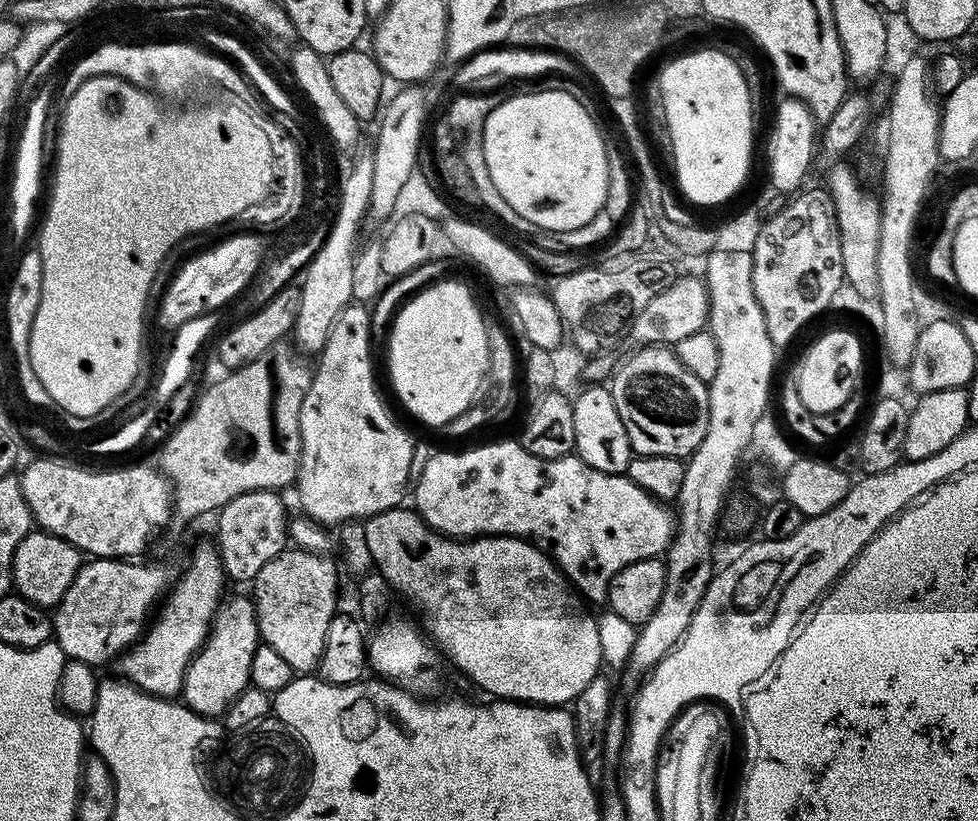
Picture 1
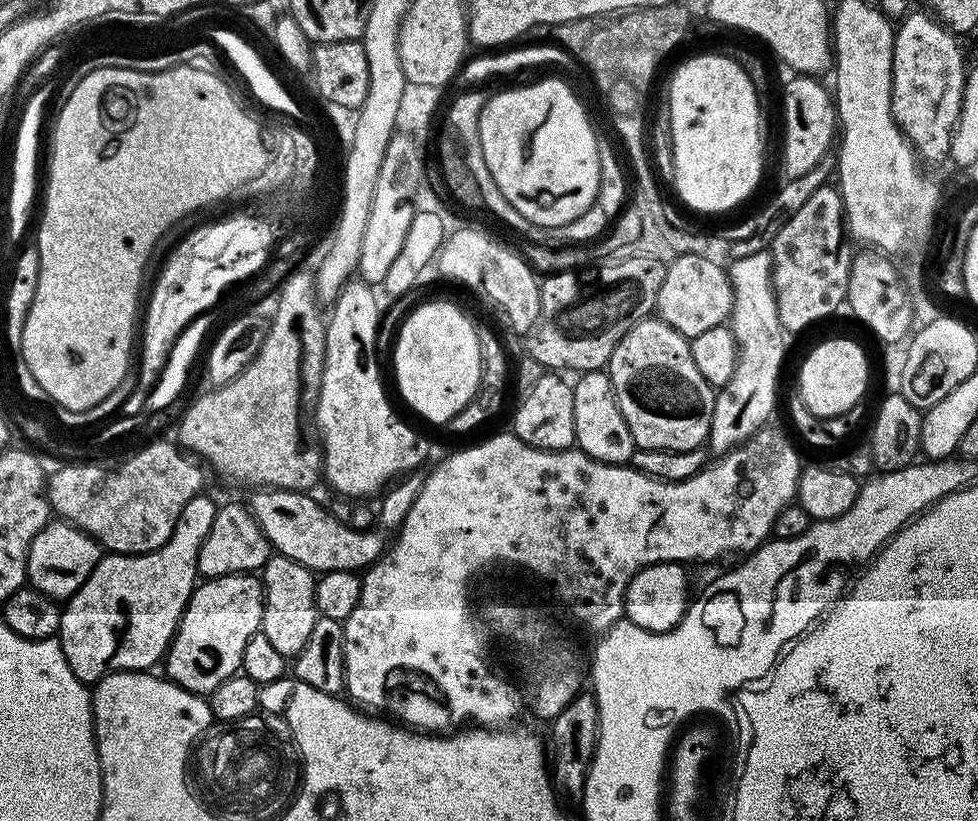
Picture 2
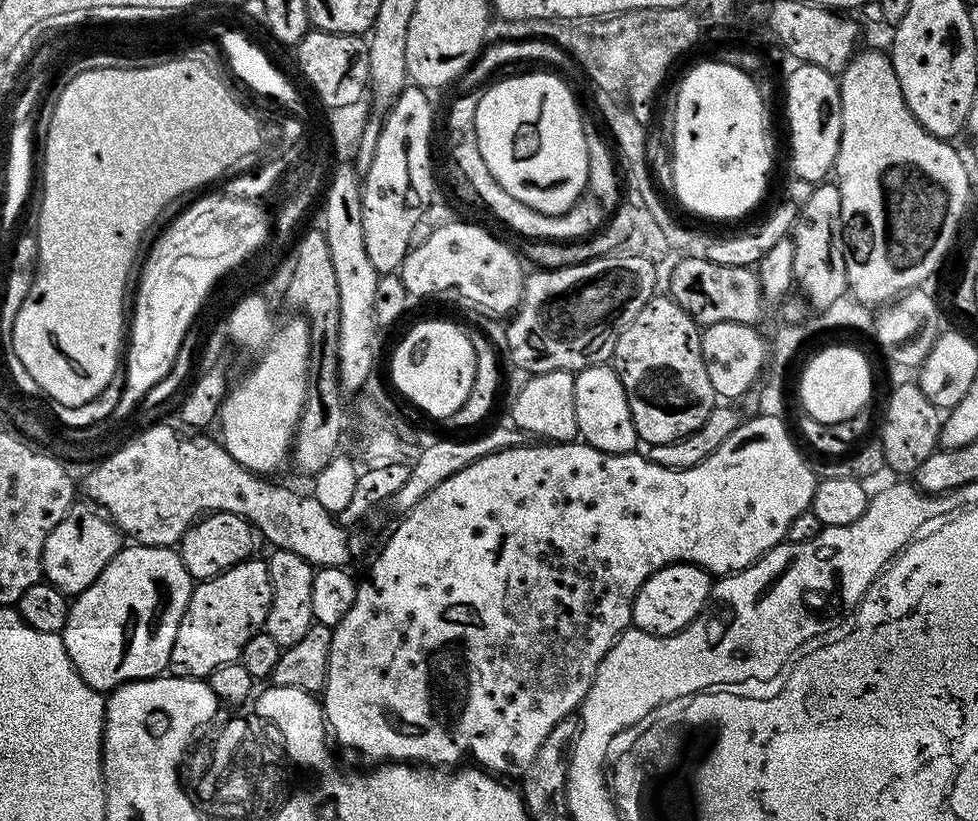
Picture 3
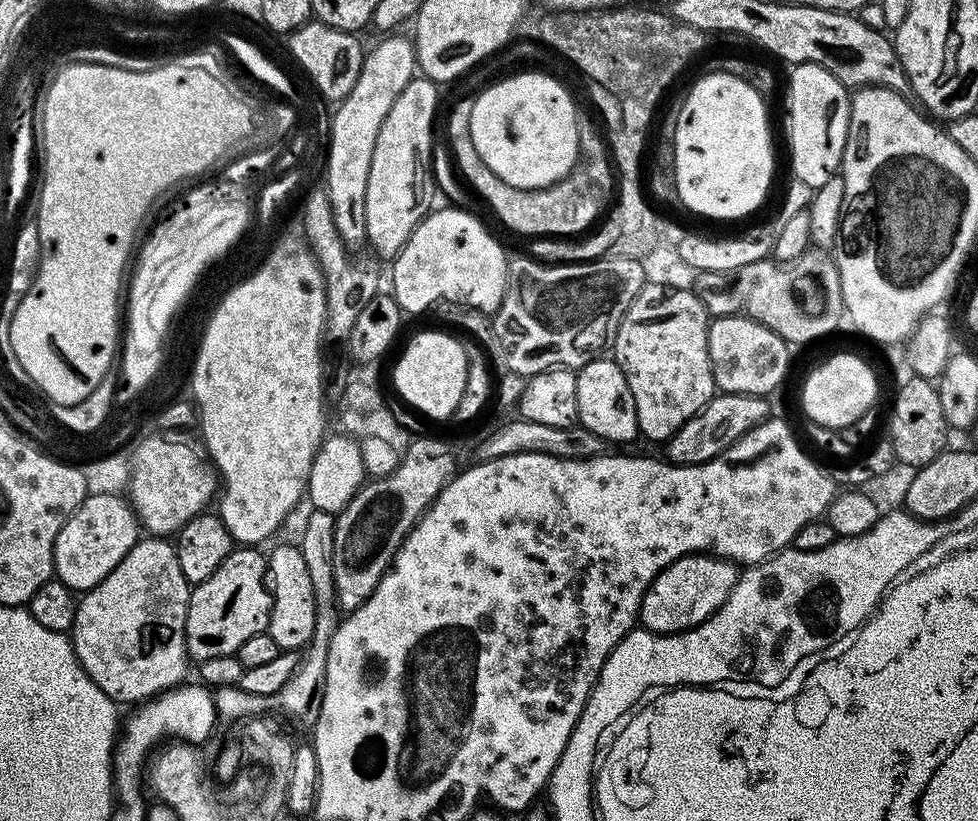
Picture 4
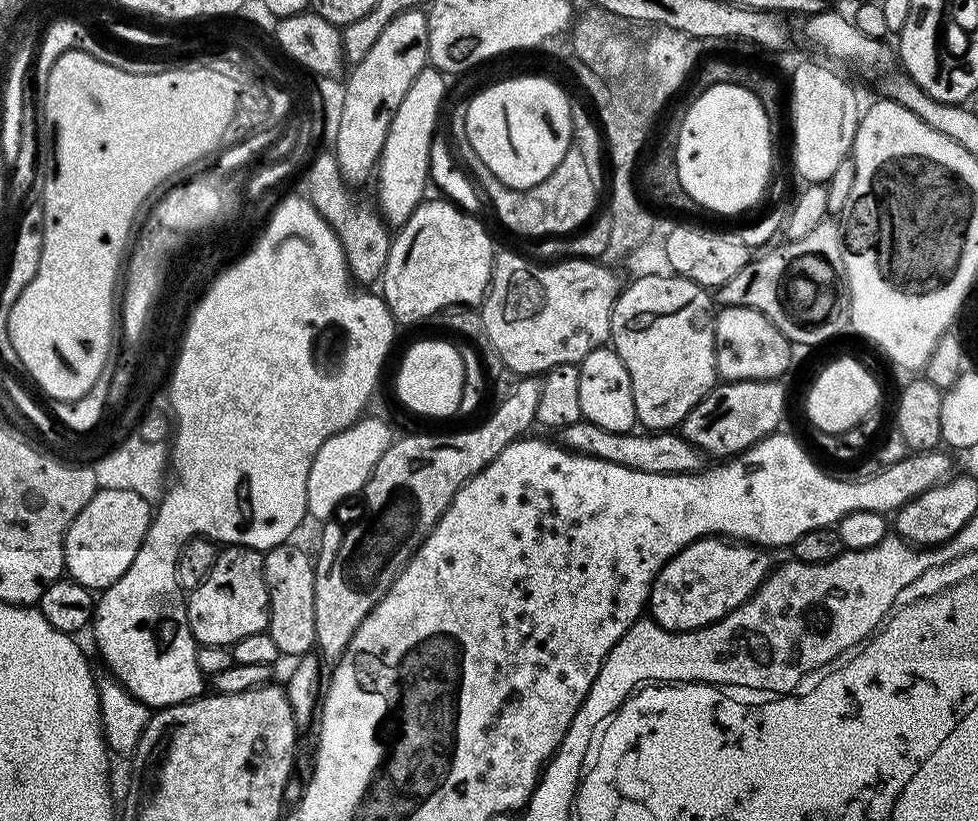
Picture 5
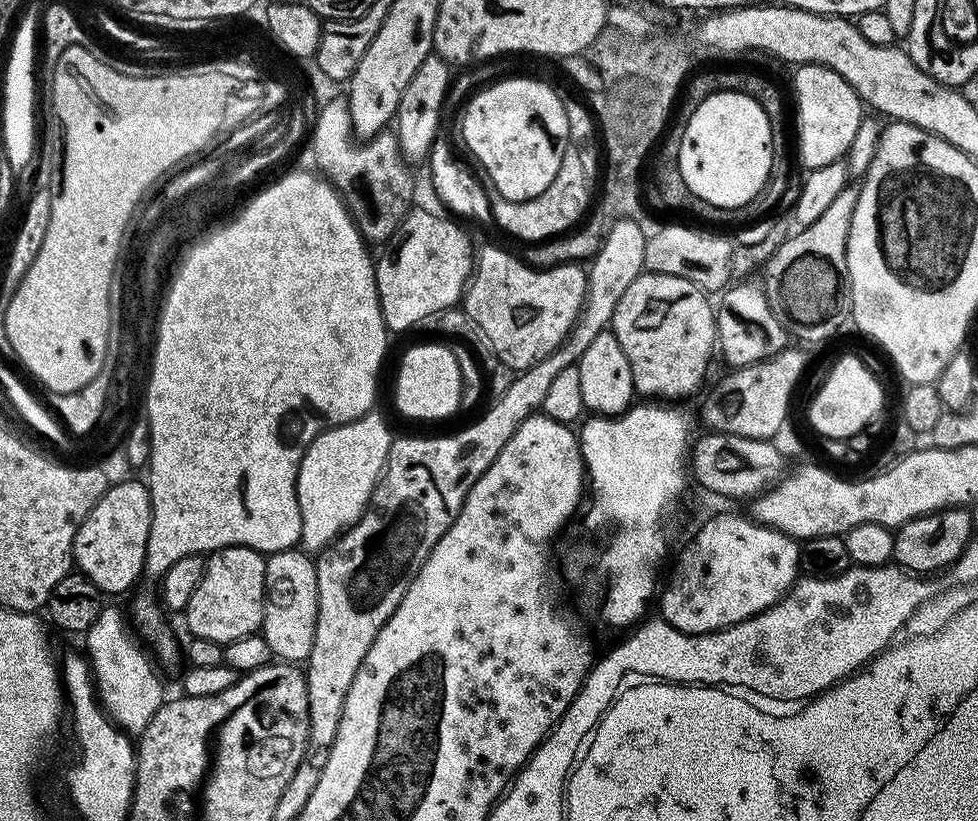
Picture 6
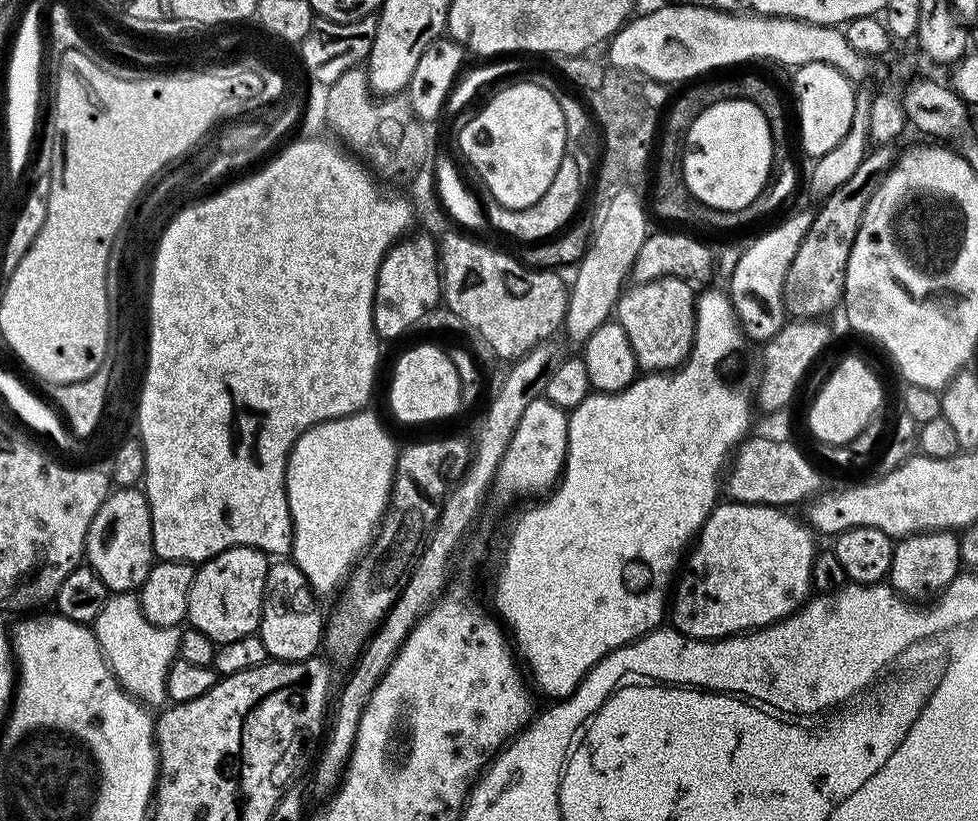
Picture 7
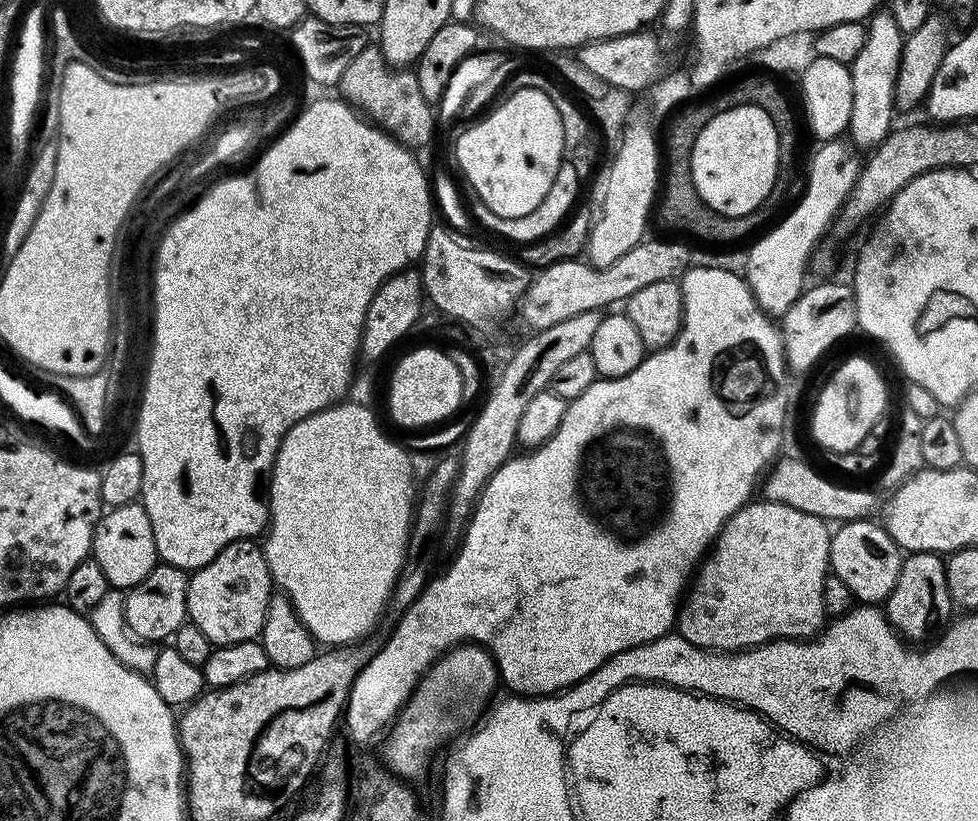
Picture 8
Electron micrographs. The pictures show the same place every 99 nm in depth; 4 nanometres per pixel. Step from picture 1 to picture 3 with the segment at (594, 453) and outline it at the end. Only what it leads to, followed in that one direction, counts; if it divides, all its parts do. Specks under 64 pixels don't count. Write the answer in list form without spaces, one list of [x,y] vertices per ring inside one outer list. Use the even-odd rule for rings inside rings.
[[[611,363],[590,366],[575,373],[575,378],[574,410],[578,417],[579,439],[606,454],[637,451],[638,437],[630,414],[630,402],[626,402],[626,390]]]

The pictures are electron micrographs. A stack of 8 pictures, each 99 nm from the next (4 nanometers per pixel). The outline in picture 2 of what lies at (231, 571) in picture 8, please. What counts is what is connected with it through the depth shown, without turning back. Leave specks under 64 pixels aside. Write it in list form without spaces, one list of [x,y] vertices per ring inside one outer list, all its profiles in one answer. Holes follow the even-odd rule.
[[[239,572],[197,583],[162,661],[167,679],[182,690],[193,692],[196,696],[211,697],[212,693],[218,690],[218,686],[241,671],[242,656],[246,654],[246,642],[250,642],[255,632],[261,631],[263,623],[264,586],[259,575]]]

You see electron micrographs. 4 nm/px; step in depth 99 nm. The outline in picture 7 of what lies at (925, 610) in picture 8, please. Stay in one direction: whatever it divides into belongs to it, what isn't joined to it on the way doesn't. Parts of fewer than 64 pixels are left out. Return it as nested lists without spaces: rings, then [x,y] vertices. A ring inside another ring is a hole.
[[[955,531],[919,532],[895,541],[892,549],[892,565],[886,580],[904,599],[928,602],[939,597],[941,592],[945,592],[961,572],[960,538]]]

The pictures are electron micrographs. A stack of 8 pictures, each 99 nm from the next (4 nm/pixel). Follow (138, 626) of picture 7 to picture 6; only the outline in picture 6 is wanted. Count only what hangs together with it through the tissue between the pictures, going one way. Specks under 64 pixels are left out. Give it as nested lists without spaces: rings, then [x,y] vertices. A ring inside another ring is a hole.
[[[106,606],[102,614],[98,614],[98,622],[94,622],[94,626],[90,626],[86,633],[86,659],[92,670],[100,707],[108,719],[120,731],[127,732],[129,737],[139,738],[146,726],[150,726],[150,718],[154,718],[154,714],[158,714],[166,702],[166,695],[164,696],[164,680],[156,673],[157,661],[147,651],[144,653],[140,649],[141,641],[134,632],[132,637],[131,631],[133,629],[125,613],[123,616],[118,609]]]

